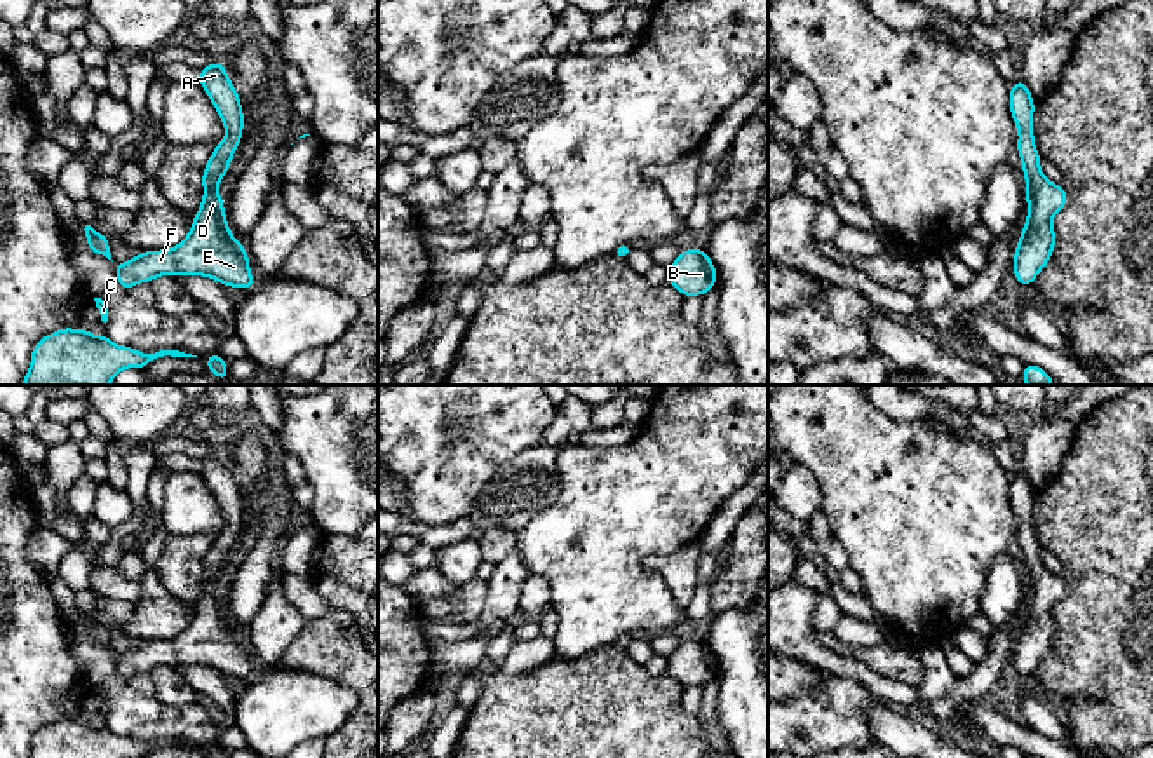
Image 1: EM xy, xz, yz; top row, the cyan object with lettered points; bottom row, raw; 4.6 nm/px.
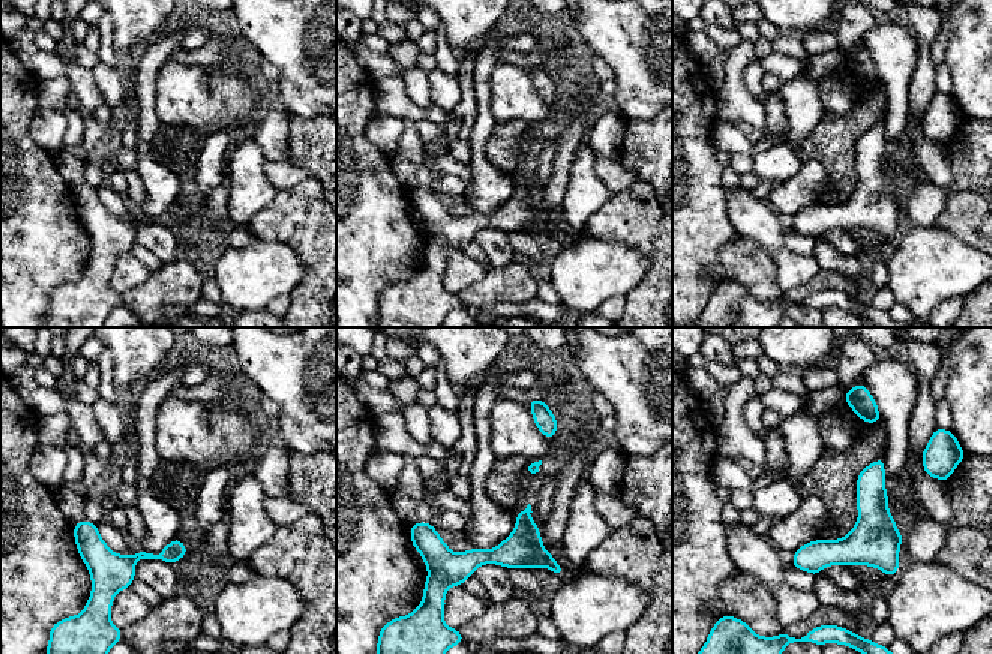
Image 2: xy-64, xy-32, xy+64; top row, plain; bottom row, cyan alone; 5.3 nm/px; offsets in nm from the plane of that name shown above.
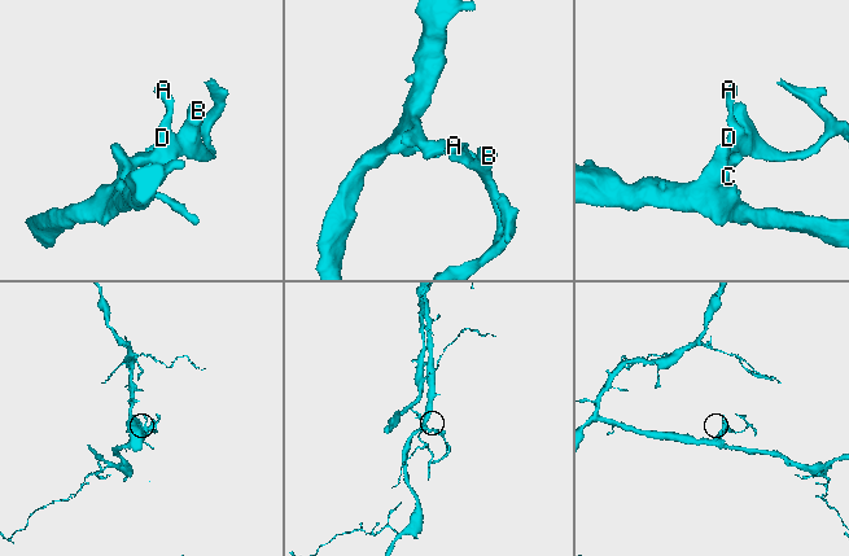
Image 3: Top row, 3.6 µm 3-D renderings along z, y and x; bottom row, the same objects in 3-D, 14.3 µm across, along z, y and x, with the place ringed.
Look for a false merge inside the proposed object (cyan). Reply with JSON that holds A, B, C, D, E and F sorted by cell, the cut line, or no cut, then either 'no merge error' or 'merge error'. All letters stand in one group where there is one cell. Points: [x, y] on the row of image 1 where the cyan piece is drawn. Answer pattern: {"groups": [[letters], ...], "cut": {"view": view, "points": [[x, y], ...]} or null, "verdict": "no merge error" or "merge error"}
{"groups": [["A", "B", "C", "D", "E", "F"]], "cut": null, "verdict": "no merge error"}

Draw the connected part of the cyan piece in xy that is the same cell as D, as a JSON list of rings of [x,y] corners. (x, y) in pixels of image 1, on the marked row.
[[[221,63],[200,70],[199,84],[212,101],[226,136],[214,146],[204,167],[202,206],[193,216],[190,233],[172,249],[143,251],[124,263],[115,263],[117,282],[129,291],[134,284],[157,275],[206,275],[223,286],[251,289],[246,247],[230,233],[218,185],[230,169],[235,148],[242,139],[244,113],[239,94]]]

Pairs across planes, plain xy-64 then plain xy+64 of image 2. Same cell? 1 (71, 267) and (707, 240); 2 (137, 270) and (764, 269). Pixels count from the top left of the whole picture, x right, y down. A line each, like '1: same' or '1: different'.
1: same
2: different

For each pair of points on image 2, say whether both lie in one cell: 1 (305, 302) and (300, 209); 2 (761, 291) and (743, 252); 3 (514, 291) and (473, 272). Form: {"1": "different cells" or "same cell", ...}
{"1": "same cell", "2": "same cell", "3": "different cells"}

